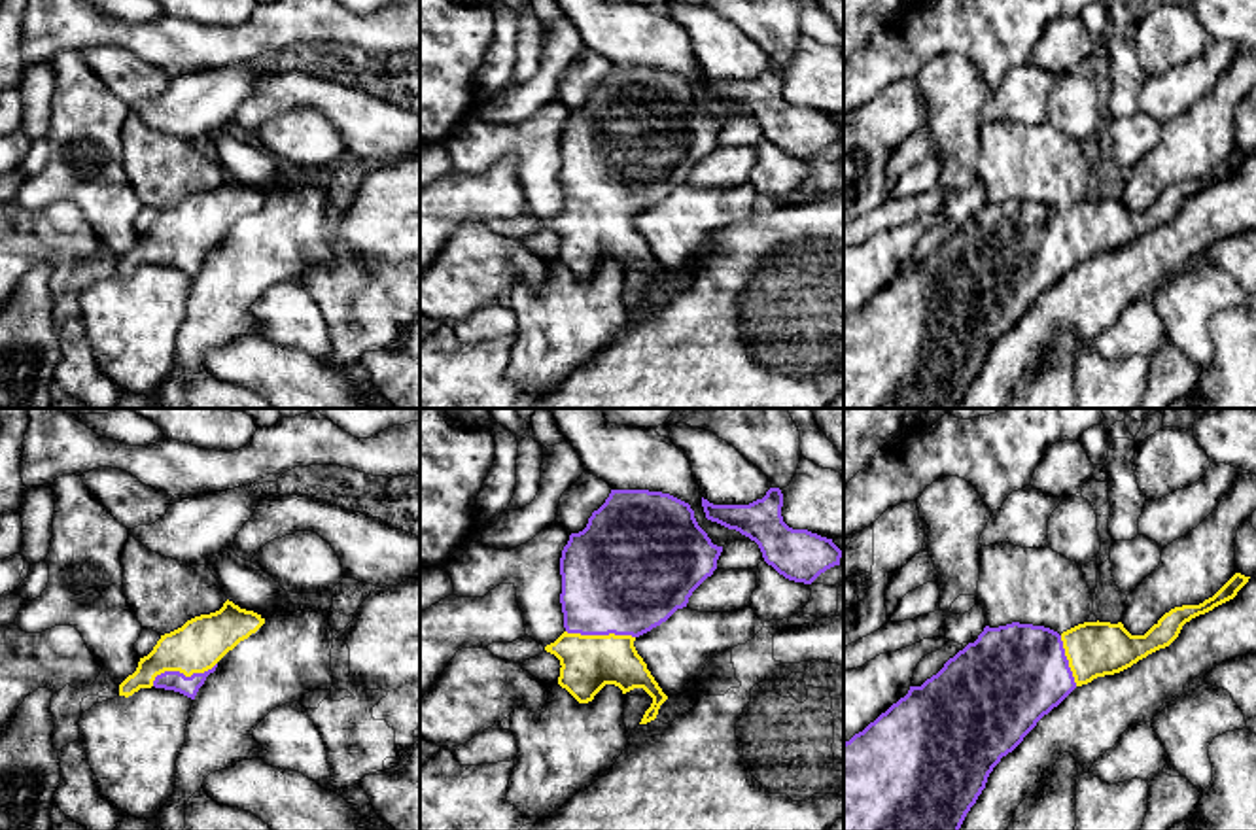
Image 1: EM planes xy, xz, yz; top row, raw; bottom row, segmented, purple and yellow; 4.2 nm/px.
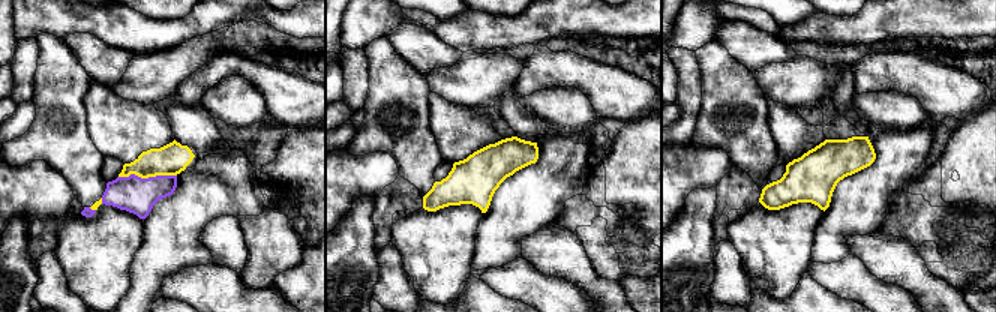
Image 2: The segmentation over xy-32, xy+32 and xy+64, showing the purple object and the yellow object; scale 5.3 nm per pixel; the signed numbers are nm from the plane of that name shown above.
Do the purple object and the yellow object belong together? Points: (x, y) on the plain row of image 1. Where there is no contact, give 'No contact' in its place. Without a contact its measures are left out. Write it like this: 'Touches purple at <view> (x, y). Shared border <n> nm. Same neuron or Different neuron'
Touches purple at xy (182, 250). Shared border 300 nm. Same neuron

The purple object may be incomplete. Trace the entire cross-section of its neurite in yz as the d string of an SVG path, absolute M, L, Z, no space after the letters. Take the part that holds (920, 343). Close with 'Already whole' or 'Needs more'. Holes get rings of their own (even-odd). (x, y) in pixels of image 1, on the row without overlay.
M1235 149L1212 174L1199 182L1182 182L1165 189L1144 212L1131 212L1122 199L1084 199L1061 212L1044 202L1012 199L999 204L986 202L974 219L968 219L944 244L927 255L921 263L910 263L908 270L870 299L863 308L855 310L844 320L844 408L959 408L967 389L976 380L986 365L987 354L1003 333L1012 329L1023 314L1037 303L1037 299L1057 284L1076 263L1088 261L1097 253L1120 250L1148 231L1169 223L1180 210L1182 202L1192 195L1212 187L1214 183L1233 176L1237 168L1248 159L1250 153Z. Needs more

